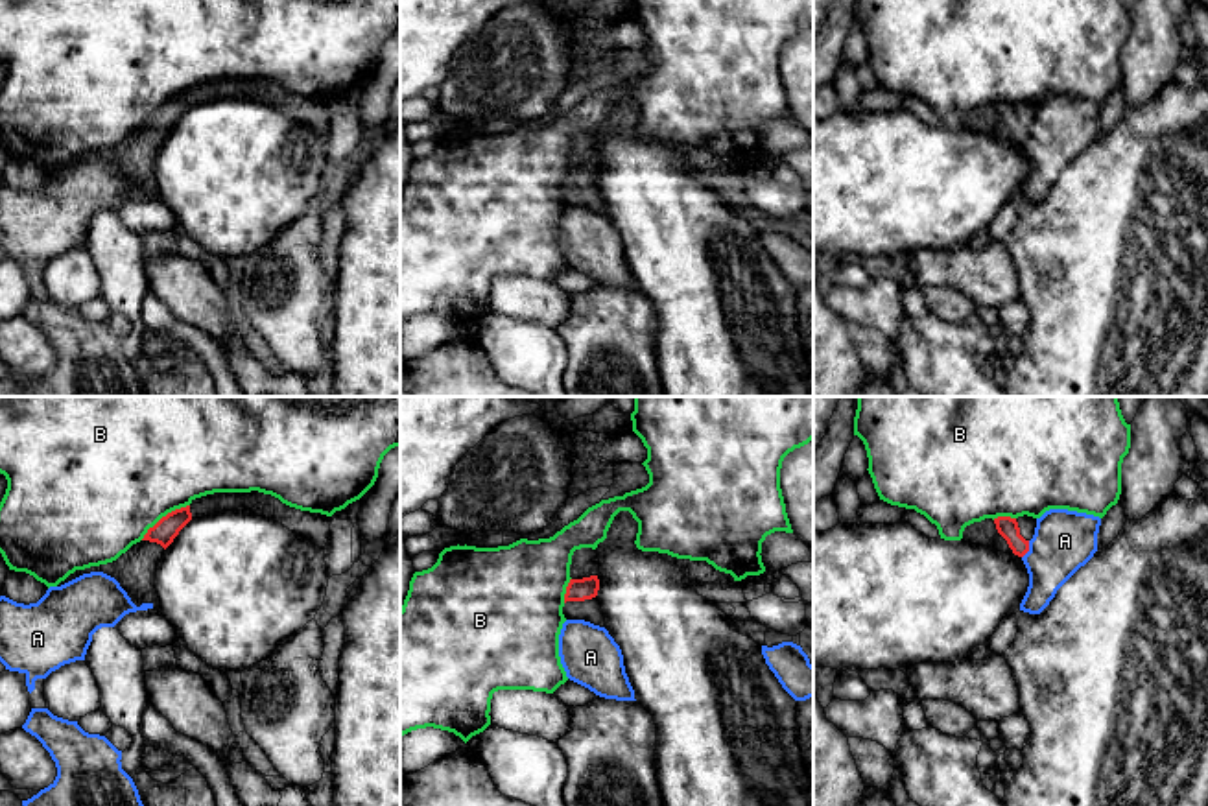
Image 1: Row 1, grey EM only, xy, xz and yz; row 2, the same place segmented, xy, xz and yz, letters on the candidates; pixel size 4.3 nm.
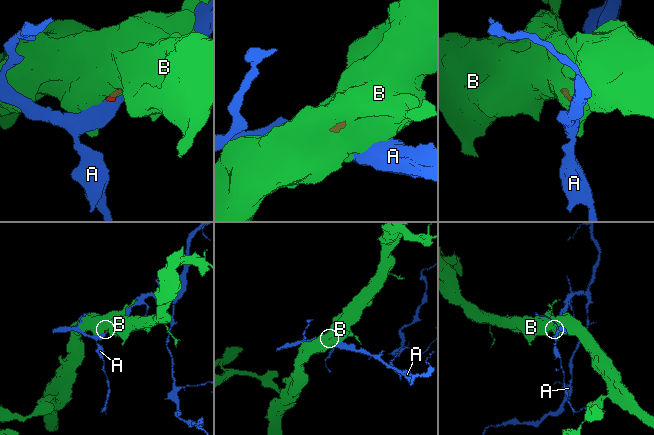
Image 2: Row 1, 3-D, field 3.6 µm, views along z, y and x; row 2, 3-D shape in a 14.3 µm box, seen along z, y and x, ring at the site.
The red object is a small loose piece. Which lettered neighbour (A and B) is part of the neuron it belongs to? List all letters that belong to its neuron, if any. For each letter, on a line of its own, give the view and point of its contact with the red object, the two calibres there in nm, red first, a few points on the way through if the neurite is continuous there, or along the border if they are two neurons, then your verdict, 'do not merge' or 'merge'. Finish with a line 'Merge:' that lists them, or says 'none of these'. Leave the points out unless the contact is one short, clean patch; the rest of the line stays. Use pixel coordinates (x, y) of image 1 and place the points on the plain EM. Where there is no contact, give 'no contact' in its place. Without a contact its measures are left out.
A: meets red in yz at (1028, 137); 90 nm thick on the red side, 260 nm on the other; border along yz (1030, 128), (1030, 137), (1022, 144); do not merge
B: meets red in xy at (163, 104); 100 nm thick on the red side, 500 nm on the other; border along xy (189, 91), (163, 102), (141, 126); do not merge
Merge: none of these

